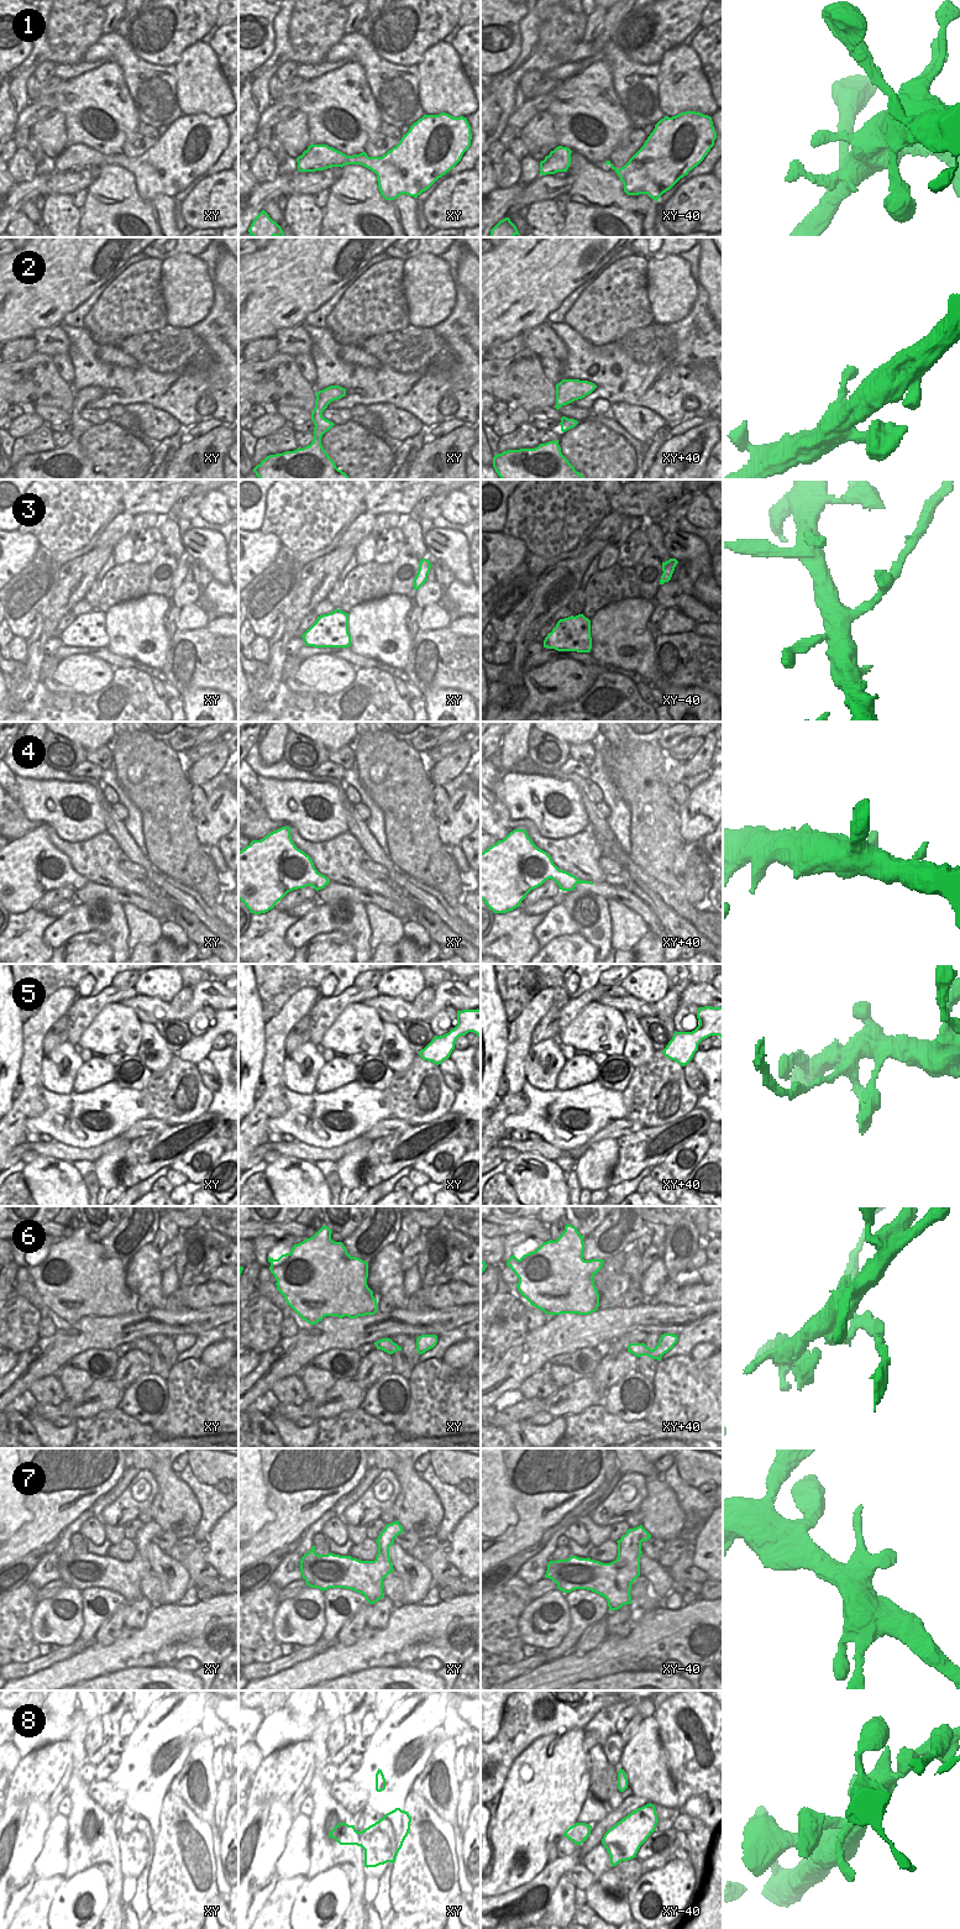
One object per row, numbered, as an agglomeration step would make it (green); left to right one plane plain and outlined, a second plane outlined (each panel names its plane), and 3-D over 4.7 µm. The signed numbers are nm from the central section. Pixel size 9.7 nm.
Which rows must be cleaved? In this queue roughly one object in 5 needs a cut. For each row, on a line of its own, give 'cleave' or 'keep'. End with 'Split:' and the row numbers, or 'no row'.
1: keep
2: keep
3: cleave
4: keep
5: cleave
6: cleave
7: keep
8: keep
Split: 3, 5, 6

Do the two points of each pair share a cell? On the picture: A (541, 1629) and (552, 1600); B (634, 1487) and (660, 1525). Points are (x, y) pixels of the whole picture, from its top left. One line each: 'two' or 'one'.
A: one
B: two

